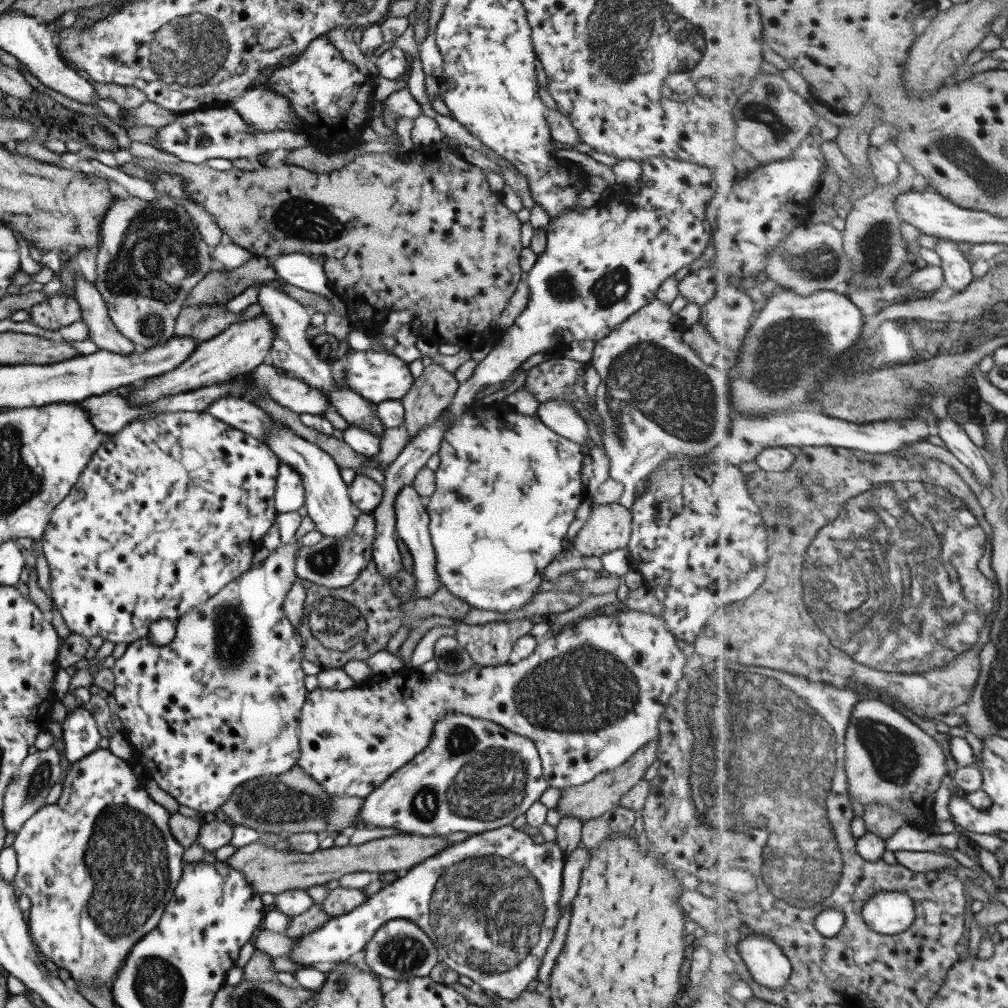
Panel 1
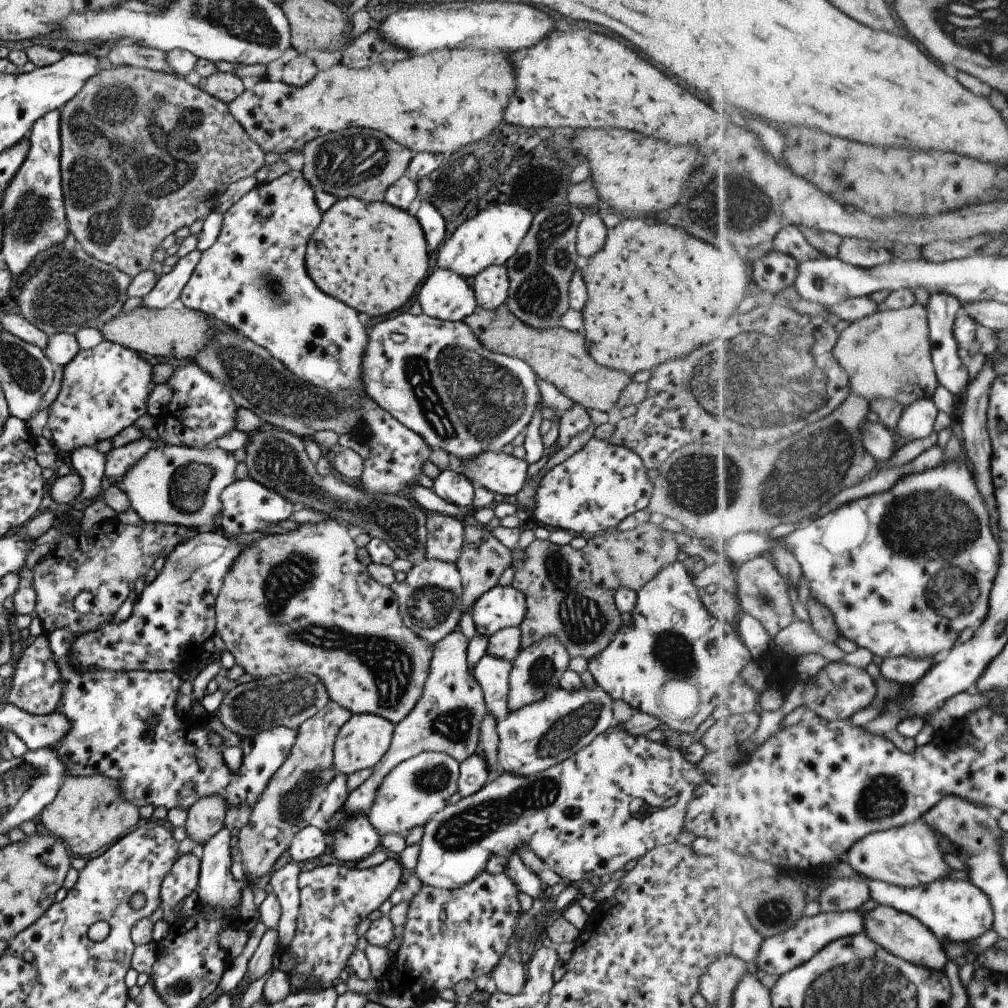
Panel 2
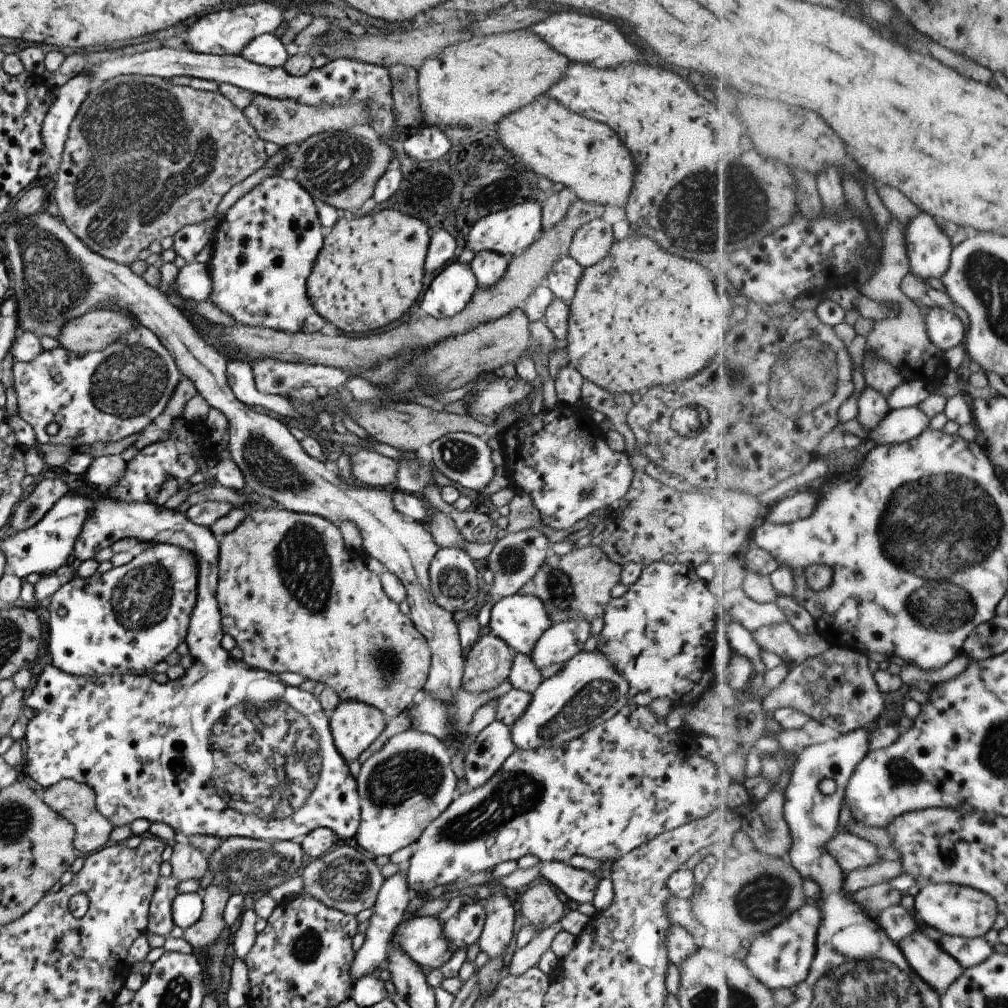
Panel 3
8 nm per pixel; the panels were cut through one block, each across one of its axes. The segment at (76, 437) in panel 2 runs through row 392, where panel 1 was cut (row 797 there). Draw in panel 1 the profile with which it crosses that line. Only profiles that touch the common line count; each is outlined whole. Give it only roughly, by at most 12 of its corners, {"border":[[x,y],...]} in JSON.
{"border":[[97,748],[11,848],[43,961],[110,989],[184,848]]}

